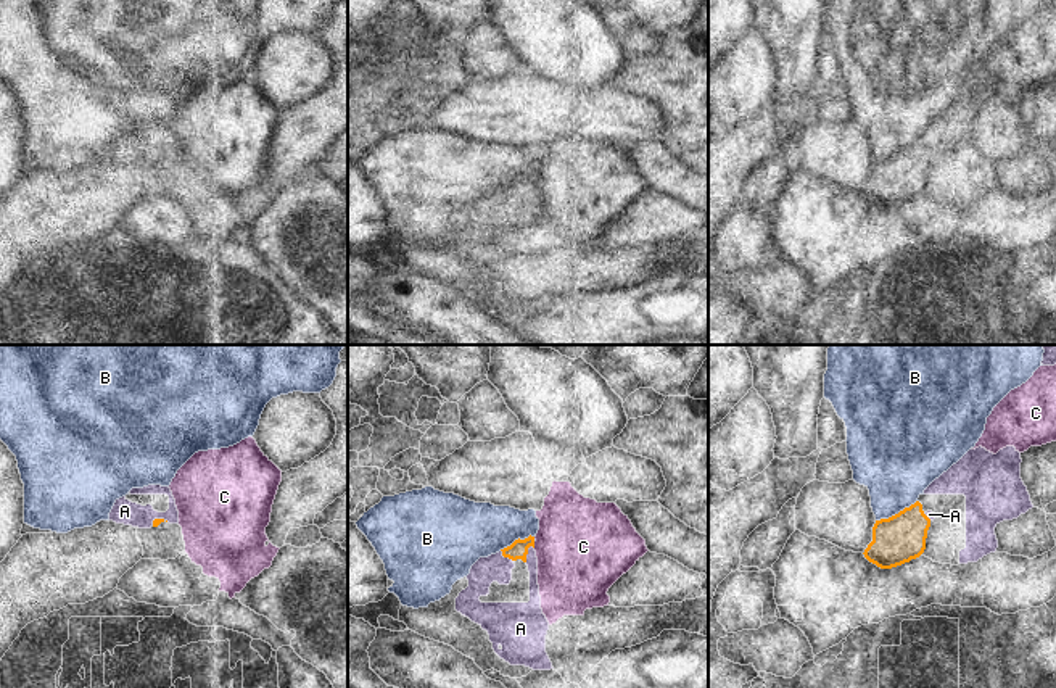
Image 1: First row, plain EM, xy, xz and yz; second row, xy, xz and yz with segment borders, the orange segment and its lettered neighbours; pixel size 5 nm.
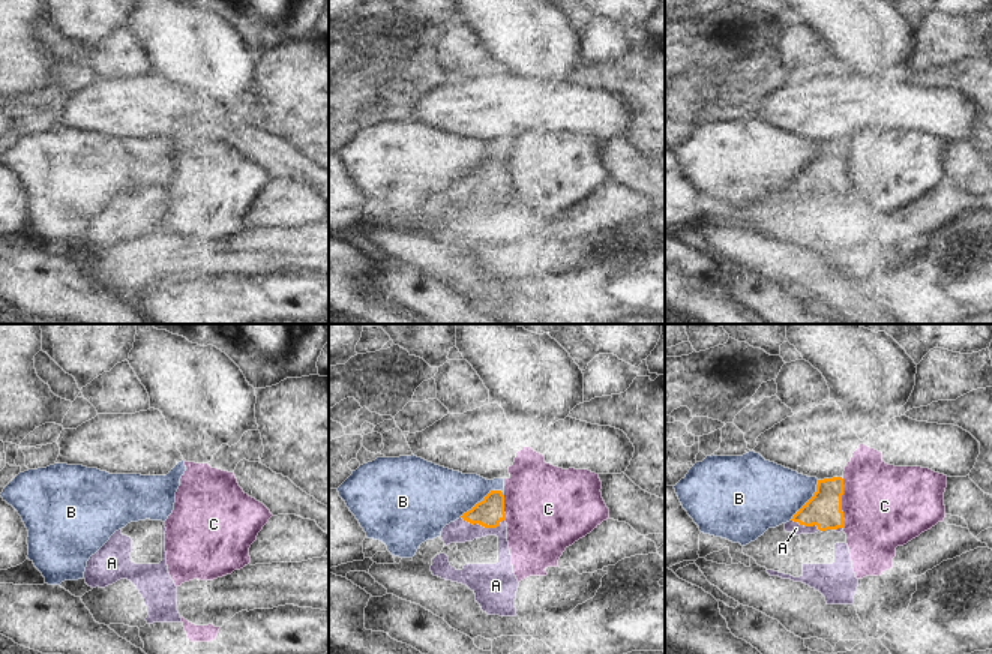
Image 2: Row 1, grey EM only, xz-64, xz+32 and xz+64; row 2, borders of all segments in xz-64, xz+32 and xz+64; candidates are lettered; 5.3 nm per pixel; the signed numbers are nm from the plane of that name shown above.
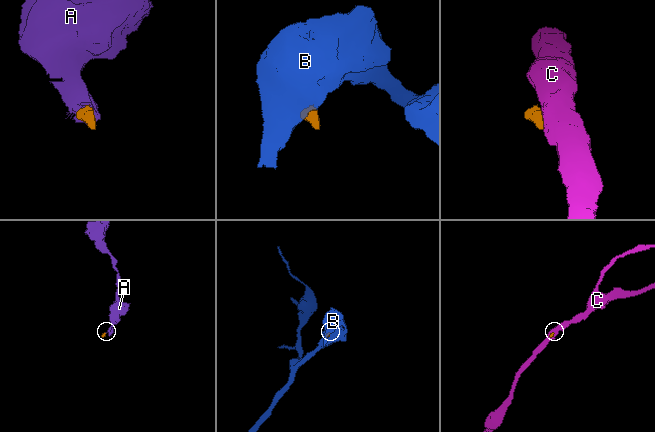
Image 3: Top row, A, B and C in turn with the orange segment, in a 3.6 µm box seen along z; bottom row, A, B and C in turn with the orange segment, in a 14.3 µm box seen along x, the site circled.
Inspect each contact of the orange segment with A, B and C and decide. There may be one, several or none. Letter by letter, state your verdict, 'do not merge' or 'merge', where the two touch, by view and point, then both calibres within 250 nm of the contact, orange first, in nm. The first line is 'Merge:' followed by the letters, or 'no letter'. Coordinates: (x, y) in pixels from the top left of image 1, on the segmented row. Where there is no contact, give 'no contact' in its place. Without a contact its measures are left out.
Merge: A
A: merge | xz (527, 553) | 90/140 nm
B: do not merge | yz (895, 514) | 240/380 nm
C: do not merge | xz (533, 545) | 90/480 nm

